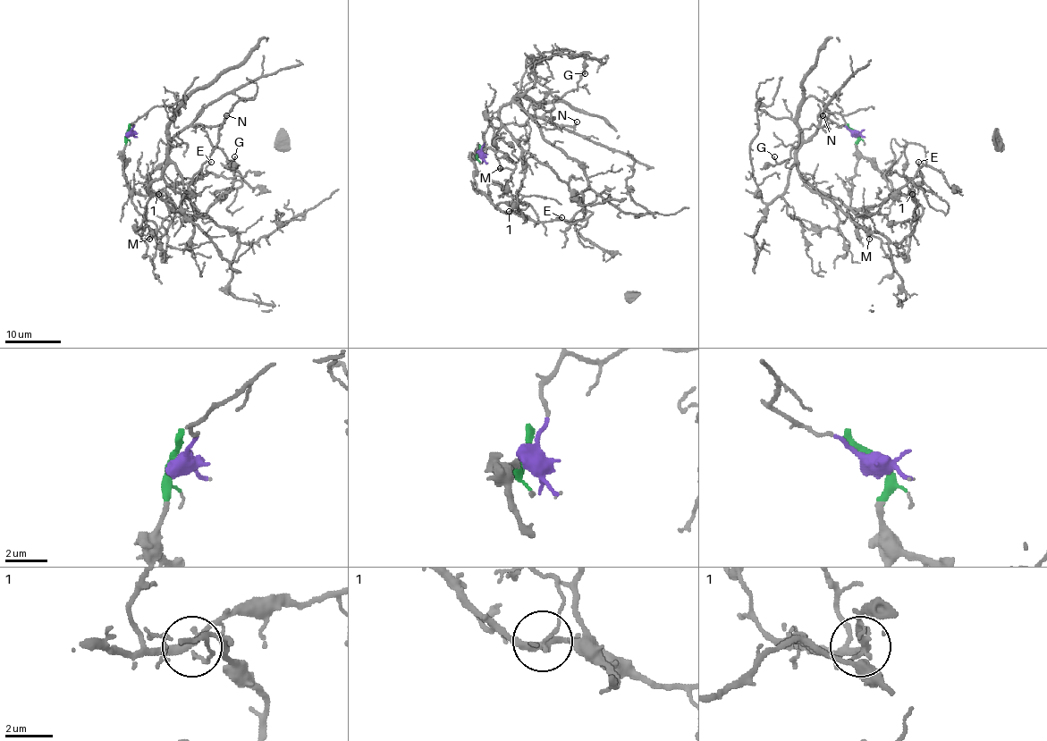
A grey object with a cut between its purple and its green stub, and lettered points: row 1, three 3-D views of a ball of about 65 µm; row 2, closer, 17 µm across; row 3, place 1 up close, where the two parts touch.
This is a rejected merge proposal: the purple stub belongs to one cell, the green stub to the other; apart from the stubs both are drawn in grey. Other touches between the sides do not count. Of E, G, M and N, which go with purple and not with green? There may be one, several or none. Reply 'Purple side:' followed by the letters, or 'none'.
Purple side: G, N

